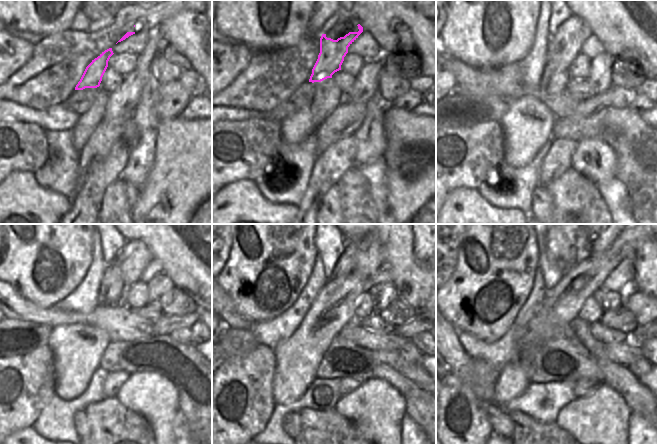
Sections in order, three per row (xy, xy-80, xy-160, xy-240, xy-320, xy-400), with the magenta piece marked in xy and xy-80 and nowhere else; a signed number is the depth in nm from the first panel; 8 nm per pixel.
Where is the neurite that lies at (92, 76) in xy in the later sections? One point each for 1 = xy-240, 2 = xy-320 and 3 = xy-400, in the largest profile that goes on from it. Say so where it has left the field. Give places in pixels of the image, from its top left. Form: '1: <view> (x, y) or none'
1: xy-240 (132, 266)
2: xy-320 (370, 255)
3: xy-400 (599, 244)

